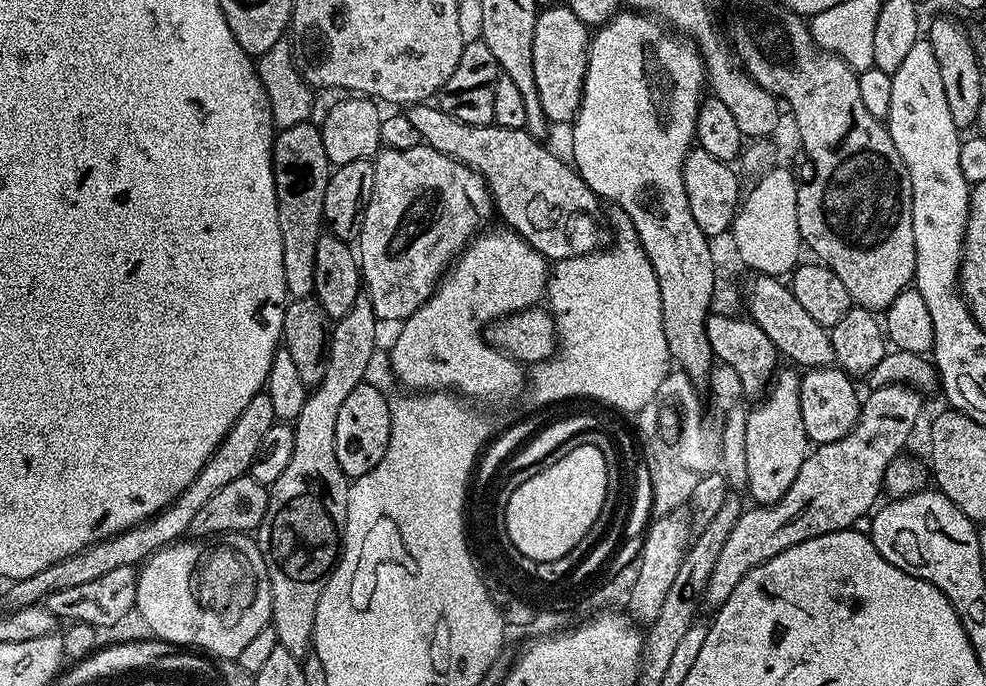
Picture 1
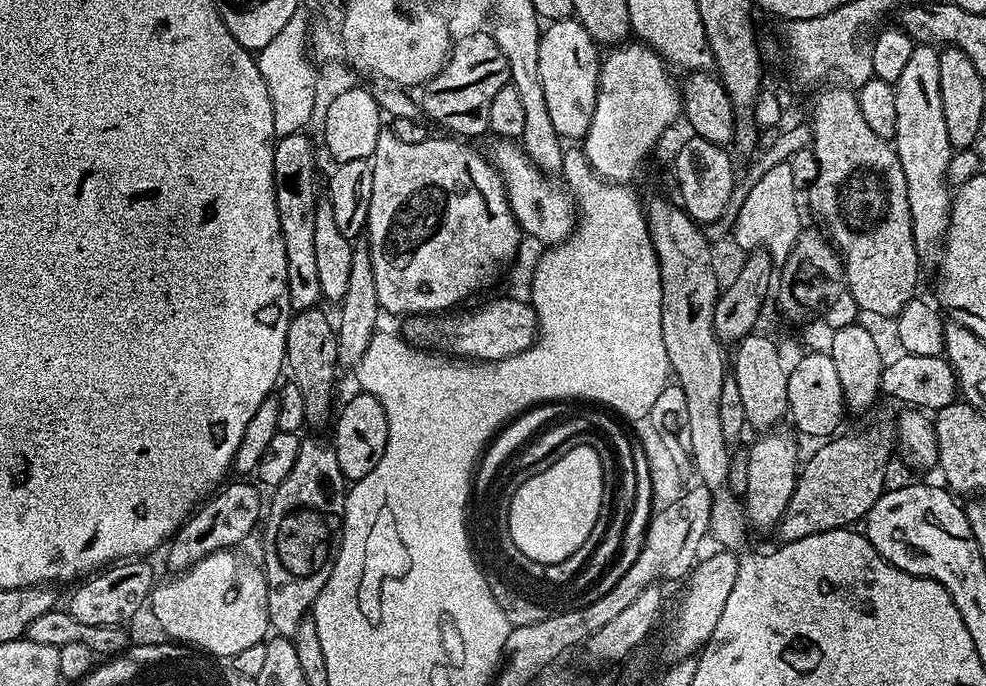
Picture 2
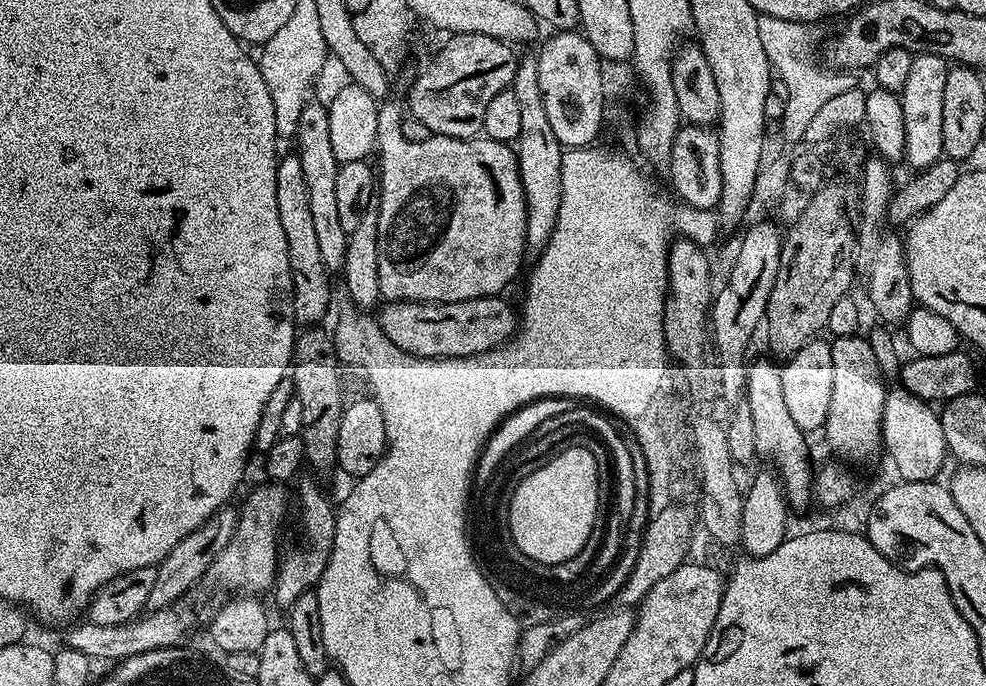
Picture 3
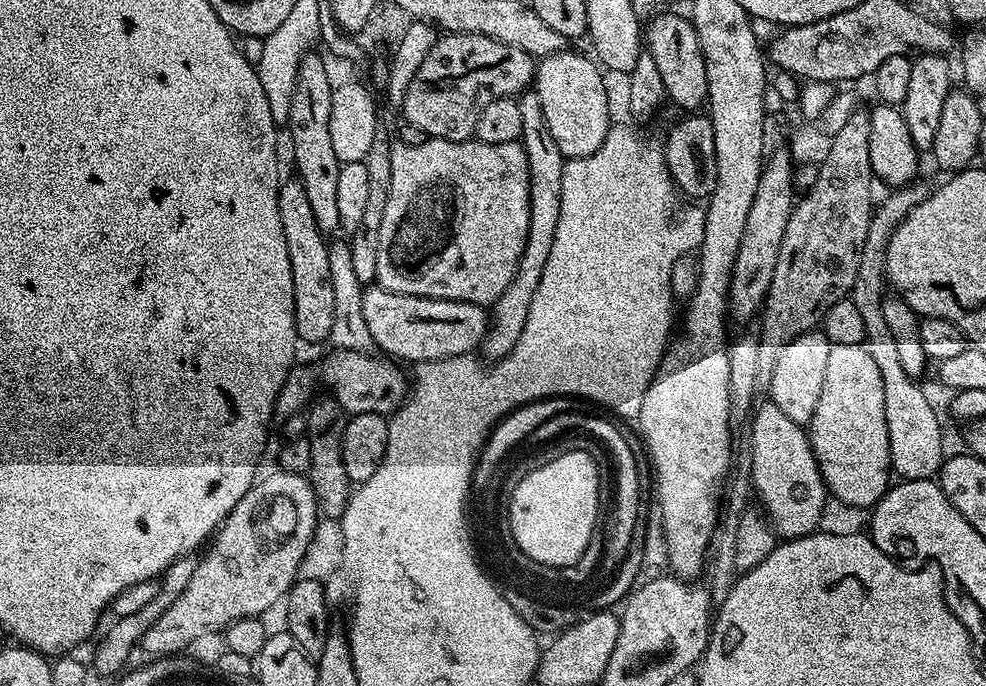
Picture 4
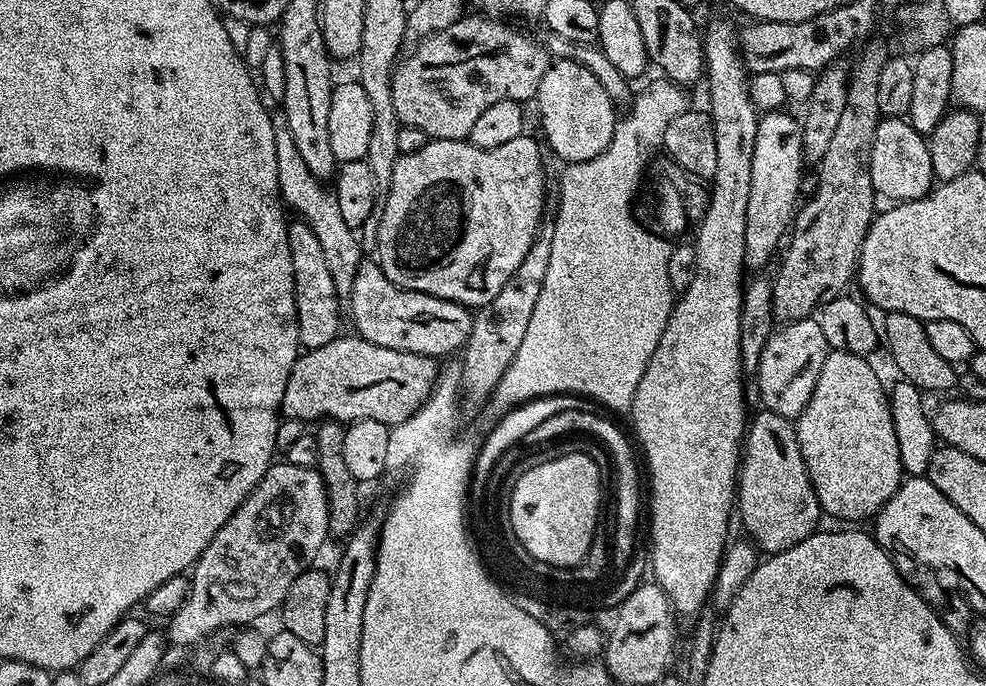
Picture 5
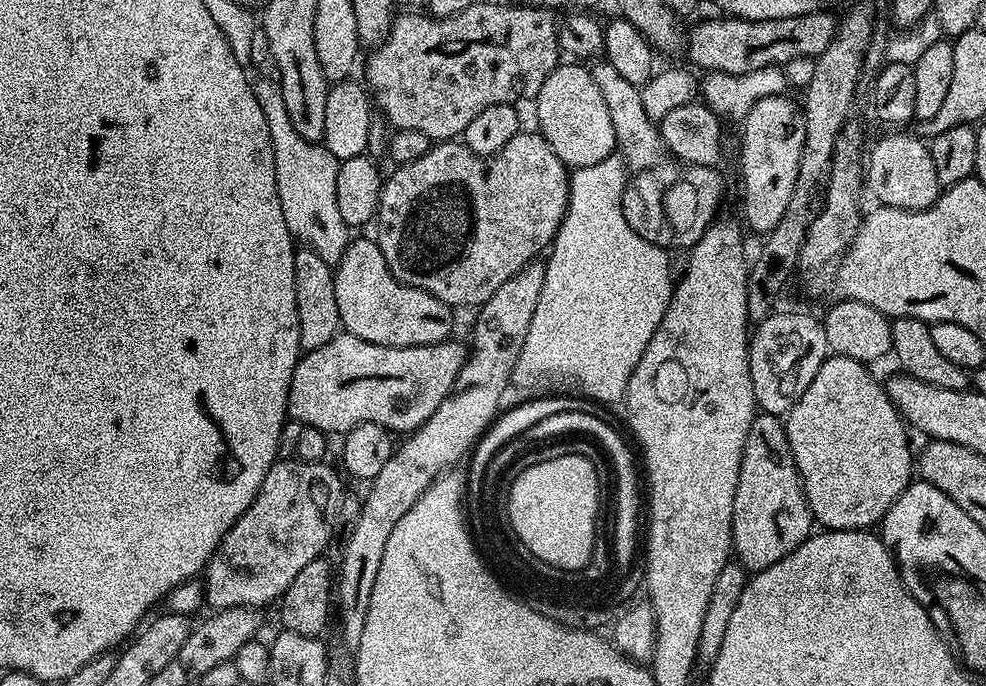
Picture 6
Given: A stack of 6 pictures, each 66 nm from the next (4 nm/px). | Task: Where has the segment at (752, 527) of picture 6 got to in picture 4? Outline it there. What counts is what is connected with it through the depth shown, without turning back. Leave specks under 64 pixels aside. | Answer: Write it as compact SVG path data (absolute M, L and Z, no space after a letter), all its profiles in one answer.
M765 402L761 408L760 406L761 404L751 414L752 433L748 436L748 444L752 447L750 475L755 499L757 501L760 499L759 507L781 541L811 536L821 527L820 519L824 516L824 499L827 501L830 493L824 486L824 479L812 453L812 444L808 441L807 431L801 425L791 421L775 404Z

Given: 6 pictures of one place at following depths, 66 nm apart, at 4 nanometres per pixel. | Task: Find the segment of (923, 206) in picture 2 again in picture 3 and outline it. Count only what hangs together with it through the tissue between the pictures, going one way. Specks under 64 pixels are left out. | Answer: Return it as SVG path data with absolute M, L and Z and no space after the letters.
M929 52L913 55L906 86L898 94L902 102L902 118L906 122L904 160L912 170L923 170L944 156L942 146L942 94L946 91L949 61Z

